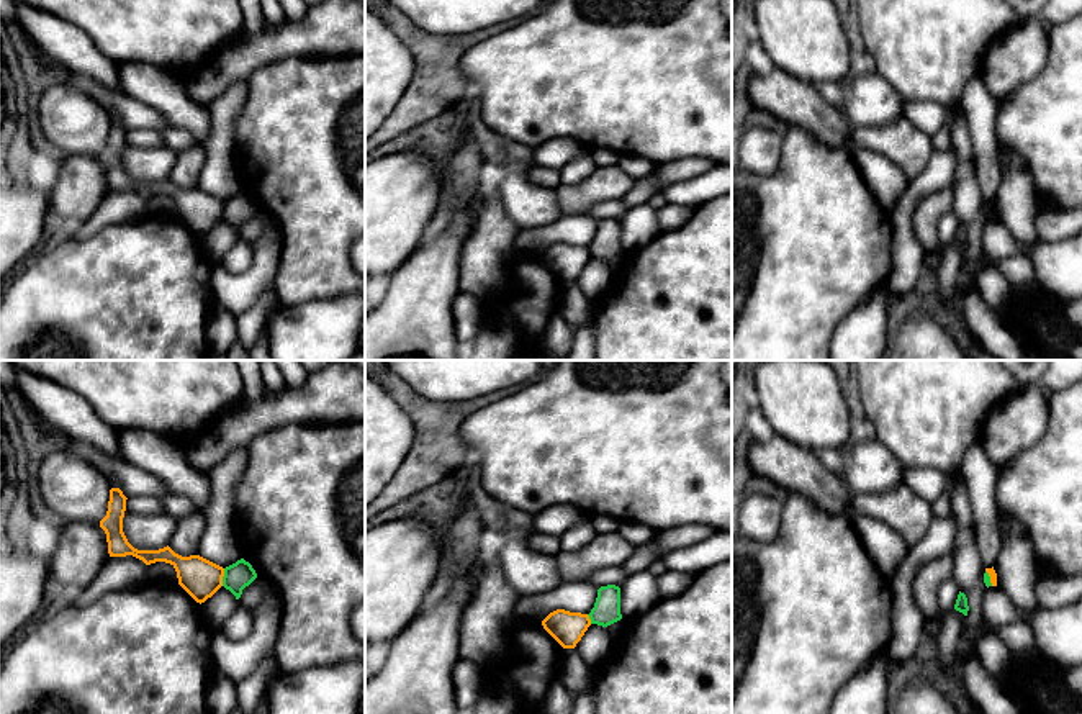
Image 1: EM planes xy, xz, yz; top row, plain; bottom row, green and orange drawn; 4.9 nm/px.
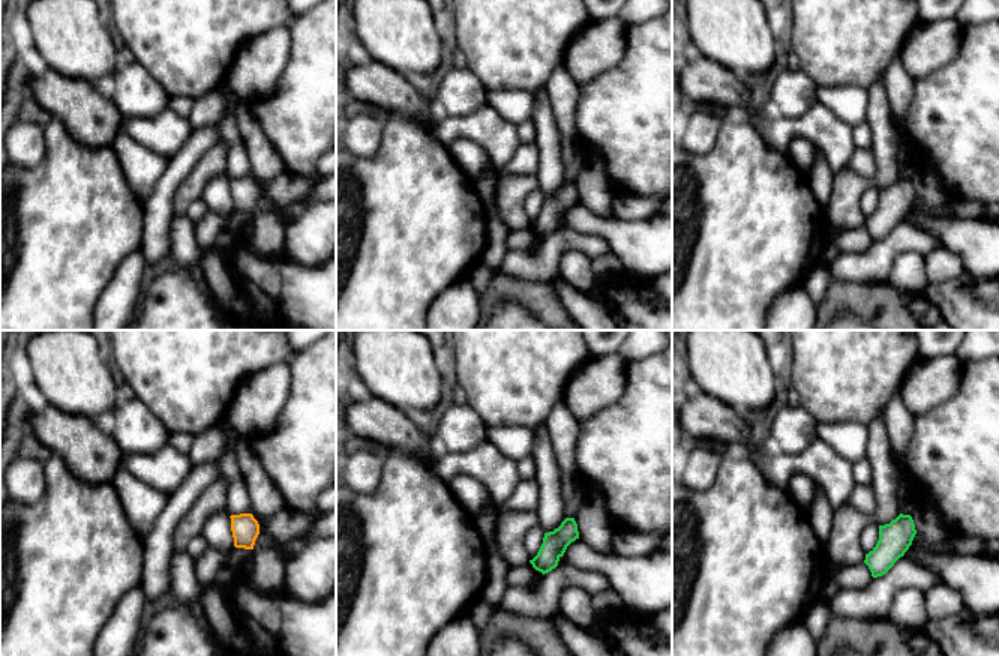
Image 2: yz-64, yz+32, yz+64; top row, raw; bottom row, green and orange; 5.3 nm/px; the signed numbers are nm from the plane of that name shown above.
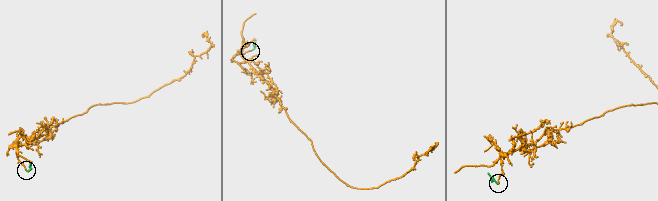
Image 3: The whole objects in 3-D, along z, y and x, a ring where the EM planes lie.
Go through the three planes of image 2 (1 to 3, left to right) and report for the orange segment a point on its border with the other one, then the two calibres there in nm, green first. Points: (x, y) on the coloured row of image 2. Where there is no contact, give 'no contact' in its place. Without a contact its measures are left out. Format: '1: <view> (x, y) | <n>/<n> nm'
1: no contact
2: no contact
3: no contact

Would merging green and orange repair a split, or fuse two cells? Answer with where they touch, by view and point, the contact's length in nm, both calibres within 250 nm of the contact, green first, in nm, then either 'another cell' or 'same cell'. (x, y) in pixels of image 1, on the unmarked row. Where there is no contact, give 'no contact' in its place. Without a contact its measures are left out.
xy (223, 210) | 90 nm | 130/190 nm | another cell

